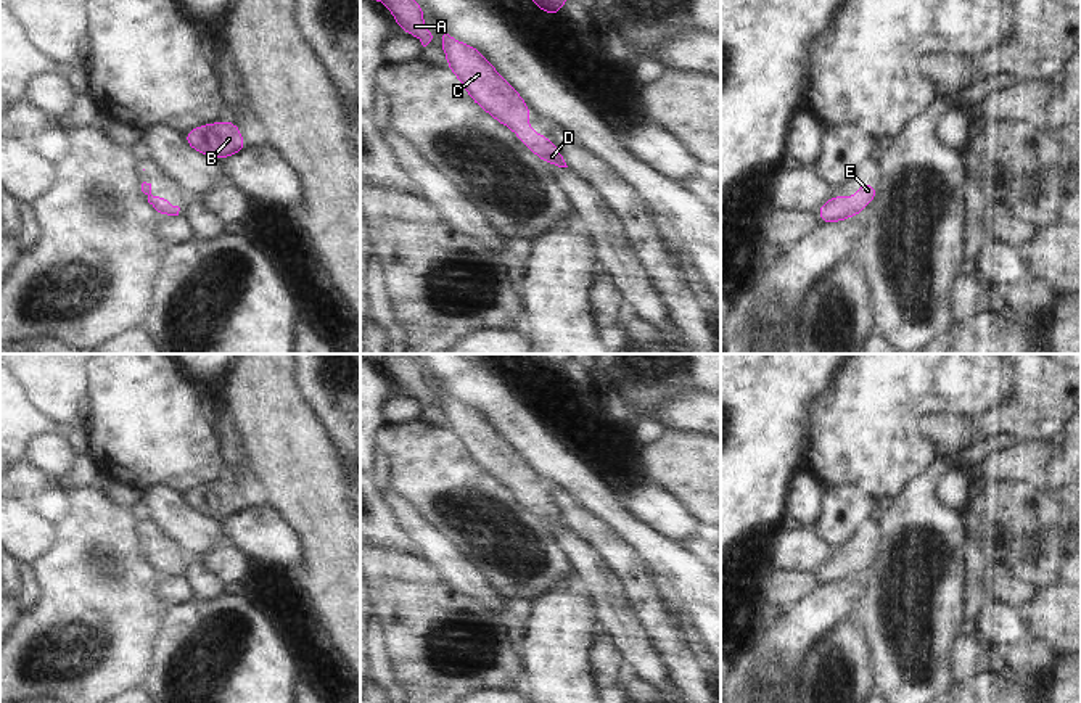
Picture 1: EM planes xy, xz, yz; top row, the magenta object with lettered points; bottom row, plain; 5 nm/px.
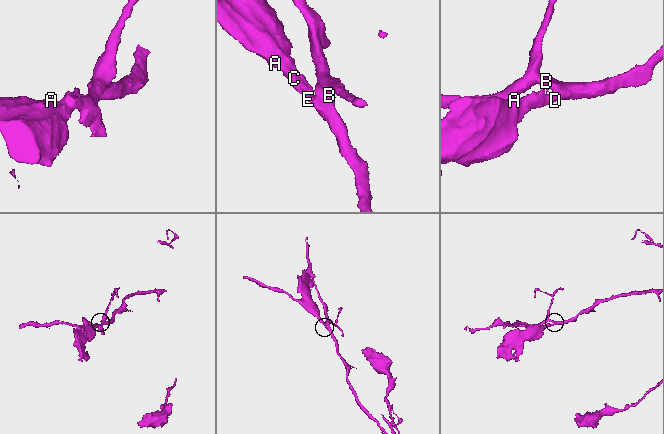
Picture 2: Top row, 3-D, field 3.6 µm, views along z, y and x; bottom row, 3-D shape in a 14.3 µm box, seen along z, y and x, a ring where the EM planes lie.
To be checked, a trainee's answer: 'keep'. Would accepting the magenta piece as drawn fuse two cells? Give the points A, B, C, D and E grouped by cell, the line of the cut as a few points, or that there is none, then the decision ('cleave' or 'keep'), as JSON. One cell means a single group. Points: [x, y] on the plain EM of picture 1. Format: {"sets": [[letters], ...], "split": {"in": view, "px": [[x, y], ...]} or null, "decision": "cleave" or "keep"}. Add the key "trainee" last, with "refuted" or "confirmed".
{"sets": [["A", "B", "C", "D", "E"]], "split": null, "decision": "keep", "trainee": "confirmed"}

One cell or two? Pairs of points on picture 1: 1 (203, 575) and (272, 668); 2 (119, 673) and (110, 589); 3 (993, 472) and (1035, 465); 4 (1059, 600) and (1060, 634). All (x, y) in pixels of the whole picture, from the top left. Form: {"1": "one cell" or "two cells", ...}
{"1": "two cells", "2": "one cell", "3": "one cell", "4": "one cell"}

